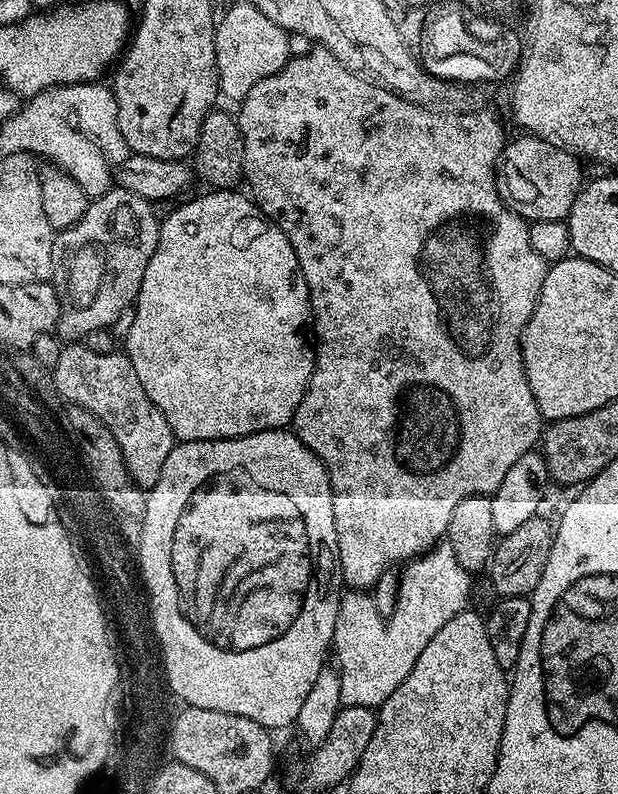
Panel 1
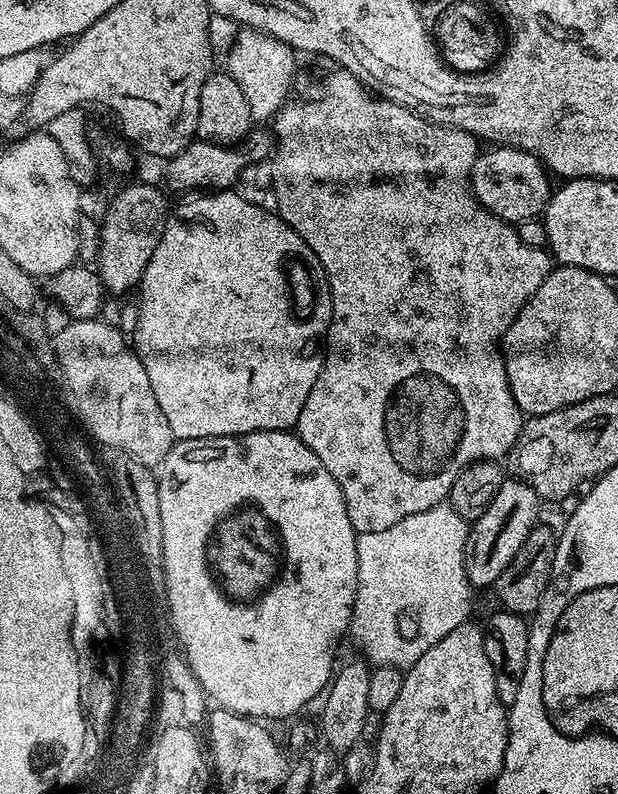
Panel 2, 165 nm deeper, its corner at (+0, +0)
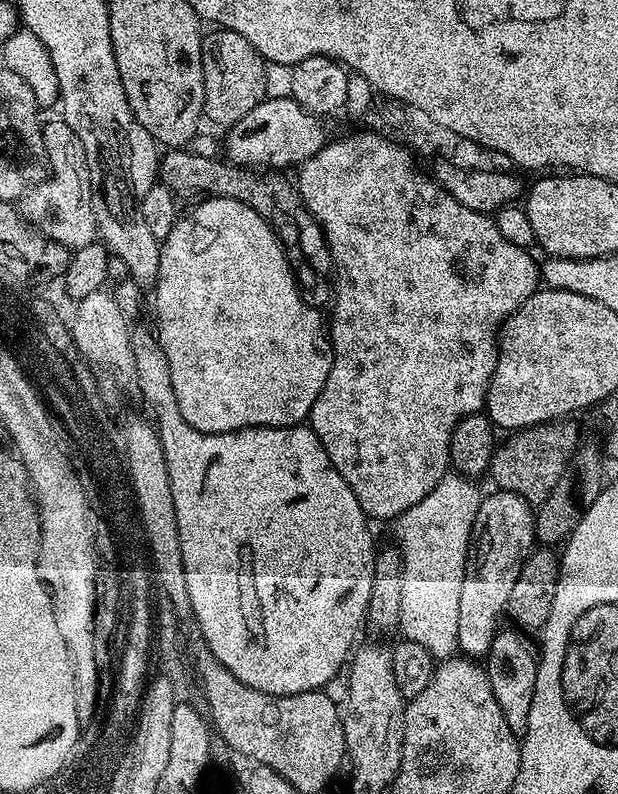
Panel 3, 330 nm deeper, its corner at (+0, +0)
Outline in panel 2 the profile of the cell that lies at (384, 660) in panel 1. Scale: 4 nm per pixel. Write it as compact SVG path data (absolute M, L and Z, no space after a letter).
M445 502L434 506L430 510L422 510L418 514L410 514L406 518L402 518L402 522L394 522L394 526L386 526L386 530L361 532L357 535L358 586L356 587L356 597L352 607L350 640L352 636L353 642L364 651L362 653L363 659L369 665L379 667L394 666L401 670L407 670L411 668L414 662L418 662L418 658L422 658L422 654L426 654L426 650L430 650L430 646L442 642L442 638L446 638L446 634L450 634L450 630L458 630L458 626L462 626L469 619L468 611L472 608L472 595L474 595L474 589L468 583L466 570L464 569L464 547L468 541L469 527L469 521L462 519L454 511L452 505Z

